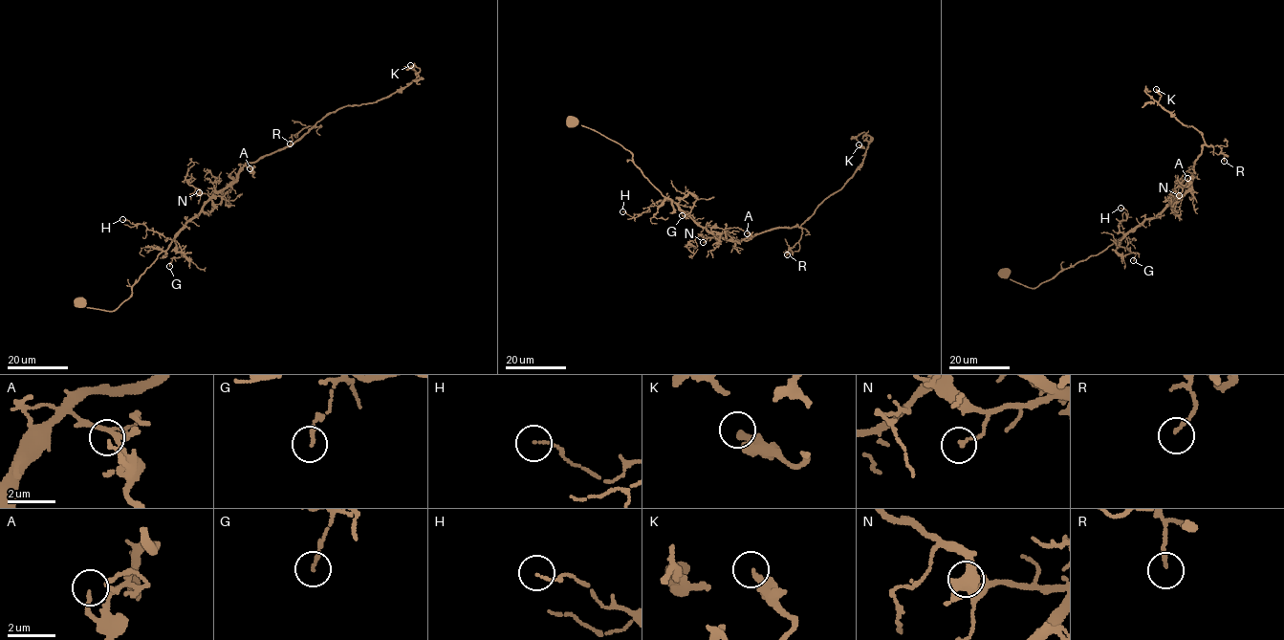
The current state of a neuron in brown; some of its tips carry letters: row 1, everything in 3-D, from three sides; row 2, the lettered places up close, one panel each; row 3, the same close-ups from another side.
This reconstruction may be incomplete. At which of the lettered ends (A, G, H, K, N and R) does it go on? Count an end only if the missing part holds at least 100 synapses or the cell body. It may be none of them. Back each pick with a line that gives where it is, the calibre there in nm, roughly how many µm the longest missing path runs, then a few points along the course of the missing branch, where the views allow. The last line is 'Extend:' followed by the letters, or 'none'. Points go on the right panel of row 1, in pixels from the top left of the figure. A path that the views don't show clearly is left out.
Extend: none

